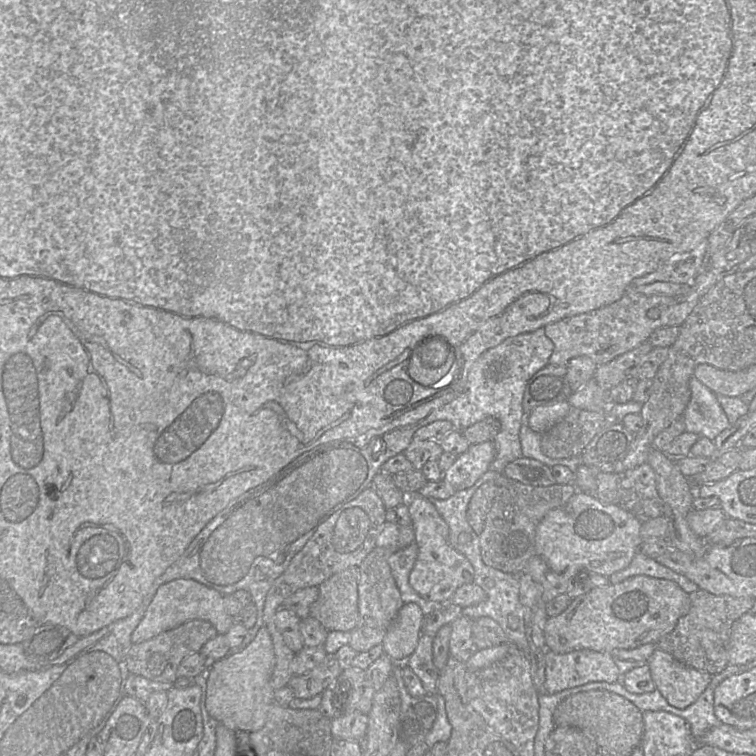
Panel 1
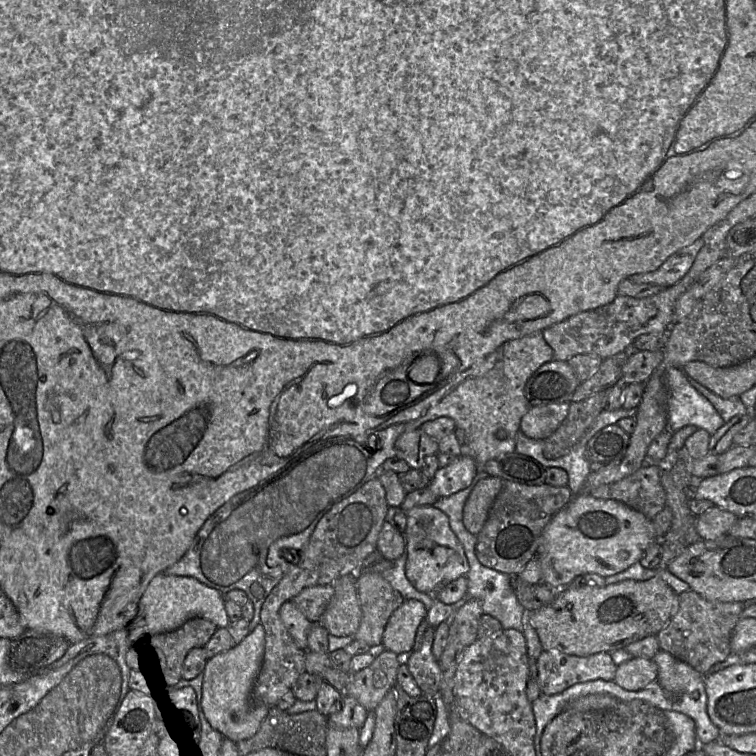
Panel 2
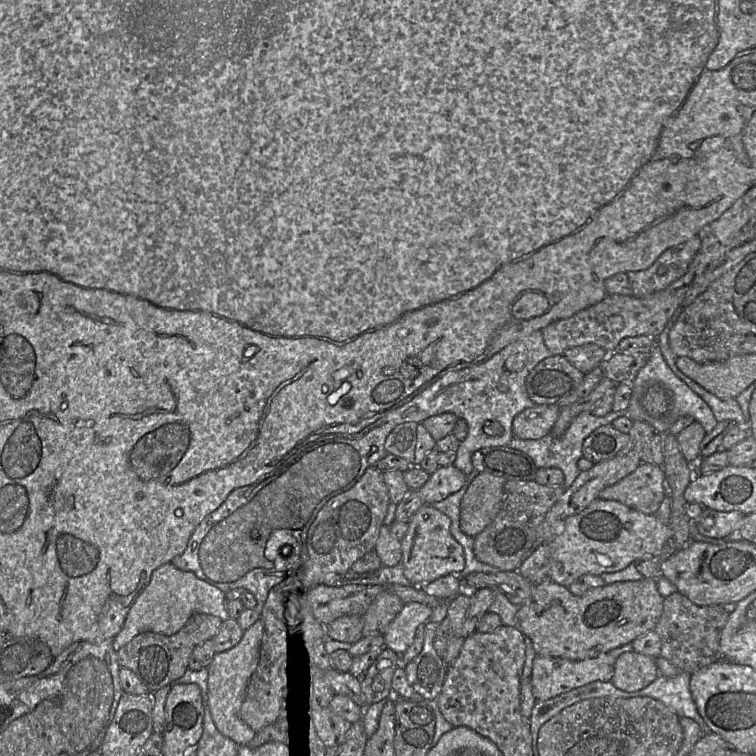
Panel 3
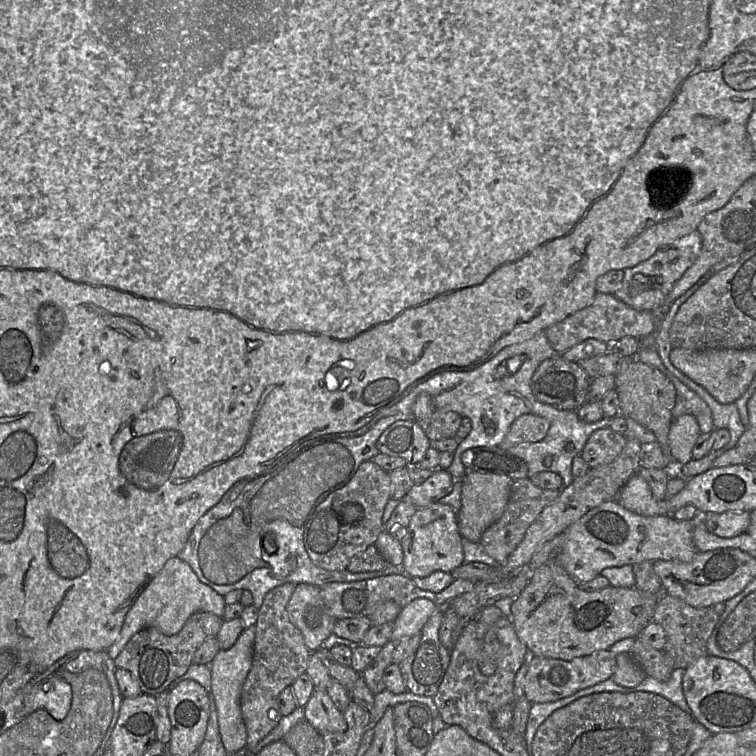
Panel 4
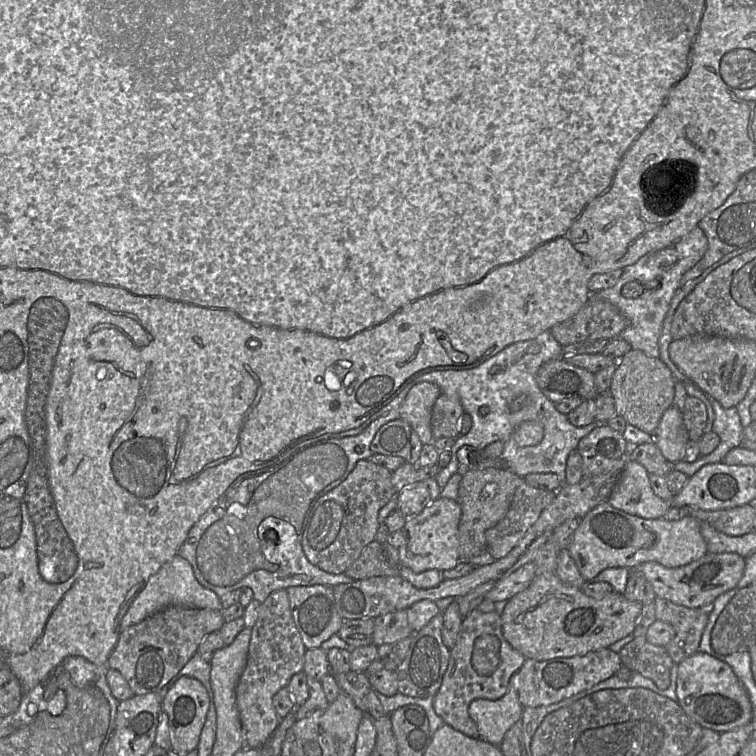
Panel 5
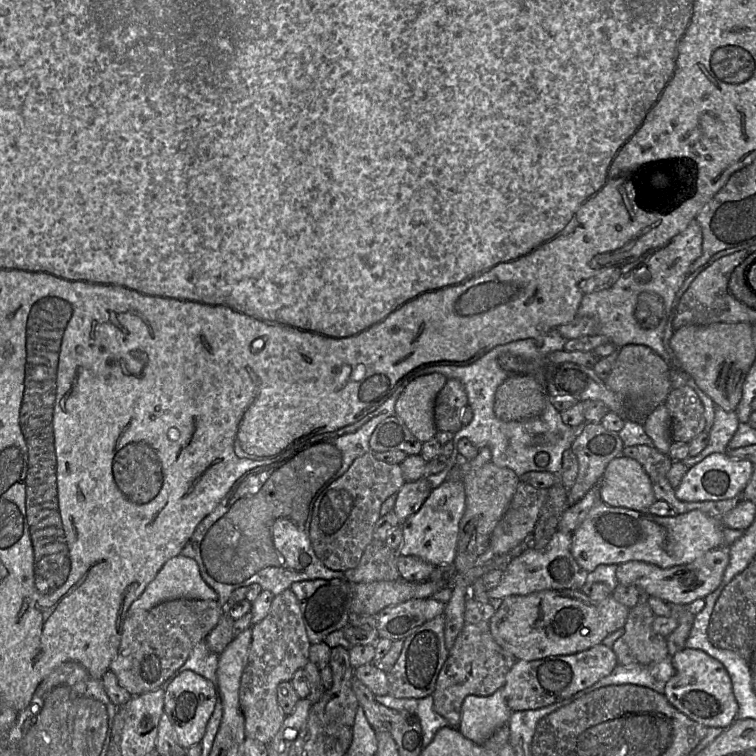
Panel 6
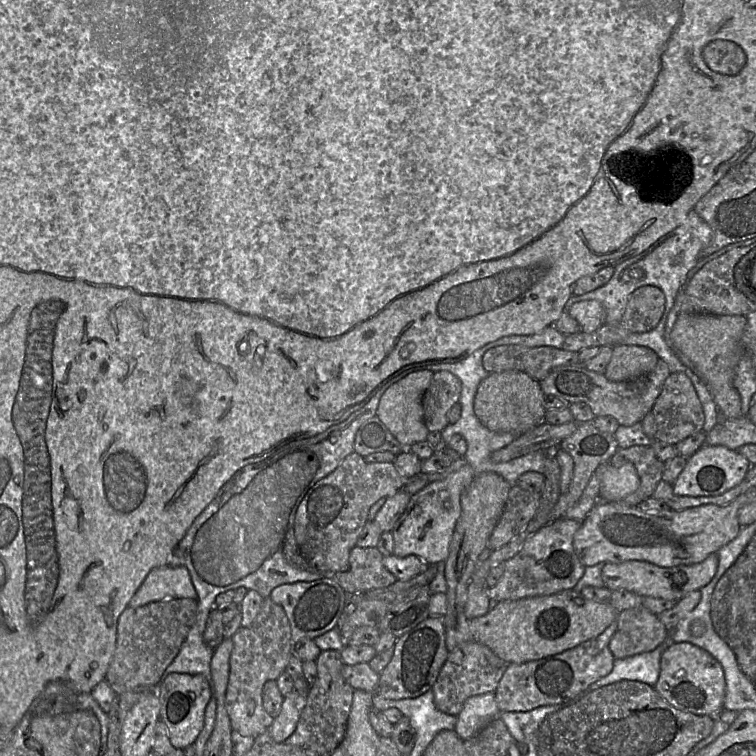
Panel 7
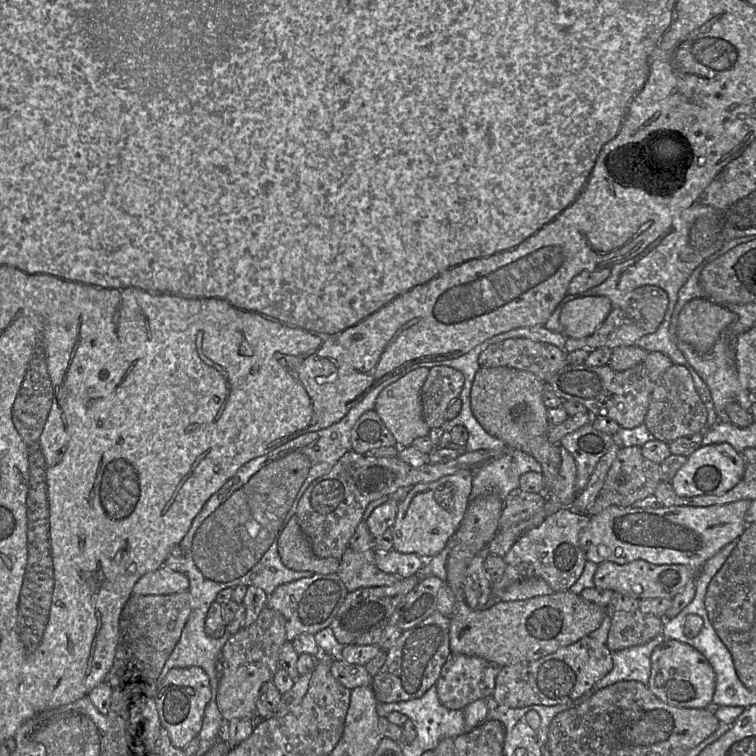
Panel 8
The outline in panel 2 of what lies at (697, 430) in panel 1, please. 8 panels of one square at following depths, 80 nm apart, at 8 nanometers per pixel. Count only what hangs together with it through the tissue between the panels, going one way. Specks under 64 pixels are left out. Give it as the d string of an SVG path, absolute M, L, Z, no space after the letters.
M666 368L663 383L668 392L667 429L672 433L693 425L713 435L725 424L713 405L690 384L681 369Z

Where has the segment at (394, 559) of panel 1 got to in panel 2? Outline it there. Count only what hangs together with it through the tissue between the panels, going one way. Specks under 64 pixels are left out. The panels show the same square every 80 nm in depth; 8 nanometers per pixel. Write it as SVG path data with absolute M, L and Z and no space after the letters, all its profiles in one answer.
M405 544L405 552L398 559L393 561L384 559L382 562L379 562L371 567L362 568L351 573L356 574L359 577L364 572L363 570L377 572L385 580L387 580L405 600L418 600L424 604L427 610L429 610L433 606L436 599L434 598L434 595L418 591L407 579L405 573L406 561L407 553Z

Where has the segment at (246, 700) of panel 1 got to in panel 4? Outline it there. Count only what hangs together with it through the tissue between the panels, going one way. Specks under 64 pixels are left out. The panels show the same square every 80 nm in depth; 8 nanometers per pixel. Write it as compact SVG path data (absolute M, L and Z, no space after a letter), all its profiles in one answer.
M255 627L244 629L235 644L227 650L220 650L210 664L211 689L217 709L219 734L225 750L230 755L239 755L246 750L247 734L240 697L244 681L252 666L254 640Z

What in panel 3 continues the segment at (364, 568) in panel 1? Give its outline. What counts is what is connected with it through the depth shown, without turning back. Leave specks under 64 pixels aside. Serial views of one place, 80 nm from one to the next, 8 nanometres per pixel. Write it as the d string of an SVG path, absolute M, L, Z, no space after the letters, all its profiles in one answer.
M389 591L379 593L366 613L362 636L384 635L387 627L403 608L404 603Z

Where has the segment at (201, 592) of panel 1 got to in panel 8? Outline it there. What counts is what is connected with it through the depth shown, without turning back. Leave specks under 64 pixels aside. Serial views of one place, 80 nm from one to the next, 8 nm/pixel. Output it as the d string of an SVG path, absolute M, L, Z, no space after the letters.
M163 565L161 568L142 576L133 588L136 596L170 595L188 592L189 579L181 573Z

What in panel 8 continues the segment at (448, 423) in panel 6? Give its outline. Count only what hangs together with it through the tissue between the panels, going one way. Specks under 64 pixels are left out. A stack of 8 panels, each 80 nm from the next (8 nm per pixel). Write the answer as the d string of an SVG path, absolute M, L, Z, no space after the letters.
M434 366L421 389L422 416L430 429L440 428L446 421L445 413L450 403L459 397L464 384L461 371L448 366Z

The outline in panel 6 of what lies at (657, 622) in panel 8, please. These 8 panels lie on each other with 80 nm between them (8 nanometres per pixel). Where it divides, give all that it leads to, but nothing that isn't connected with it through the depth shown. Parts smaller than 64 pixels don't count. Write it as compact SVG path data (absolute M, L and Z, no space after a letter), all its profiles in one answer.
M647 602L630 609L623 635L612 646L618 664L656 665L671 658L667 639L653 631L655 617Z

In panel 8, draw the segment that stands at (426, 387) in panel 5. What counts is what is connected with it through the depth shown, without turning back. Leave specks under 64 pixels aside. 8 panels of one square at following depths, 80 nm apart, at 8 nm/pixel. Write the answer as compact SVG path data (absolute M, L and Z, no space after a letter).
M408 367L406 373L400 378L387 385L379 393L374 410L393 434L397 446L409 447L412 442L429 434L430 428L422 416L421 389L429 374L426 367Z

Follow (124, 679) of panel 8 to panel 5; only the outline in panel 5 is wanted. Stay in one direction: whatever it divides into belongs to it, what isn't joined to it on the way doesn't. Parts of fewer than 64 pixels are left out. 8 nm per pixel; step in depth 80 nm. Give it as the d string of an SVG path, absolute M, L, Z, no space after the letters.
M169 606L122 631L106 665L117 670L134 695L159 692L197 653L202 641L224 625L221 611Z

